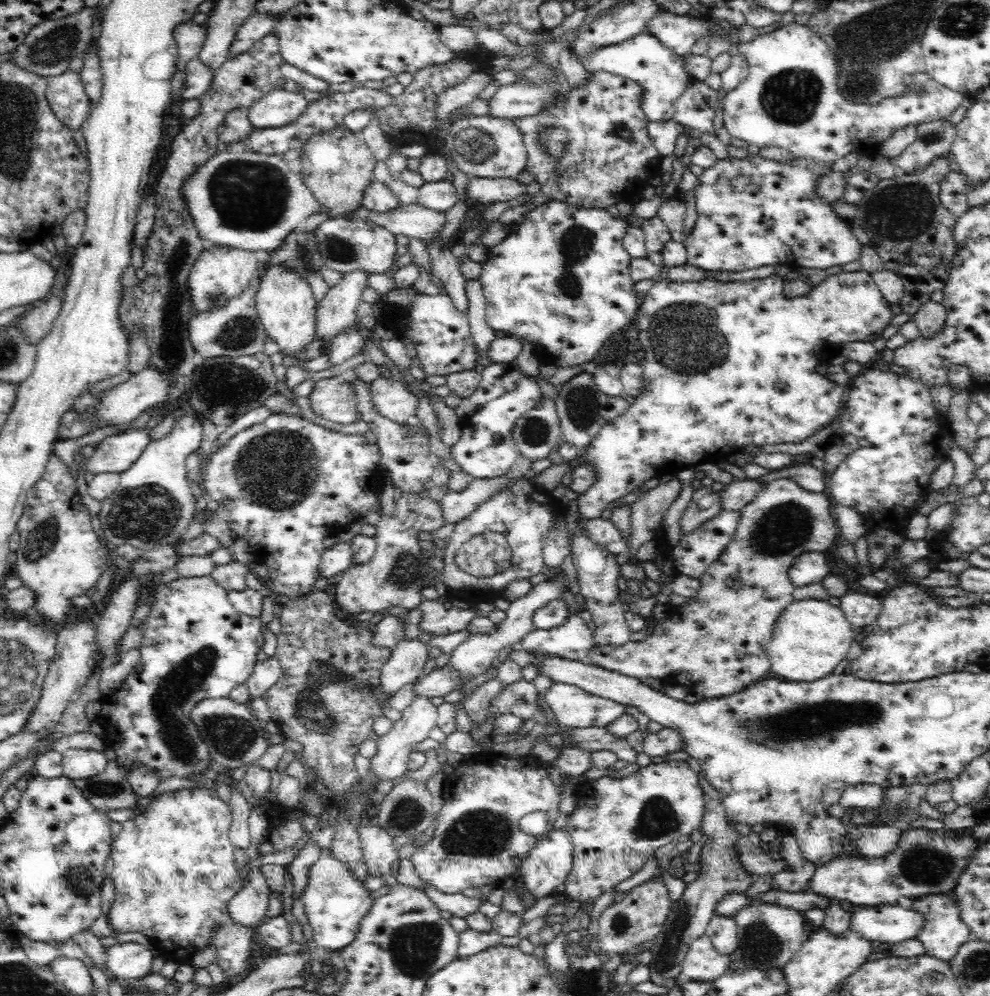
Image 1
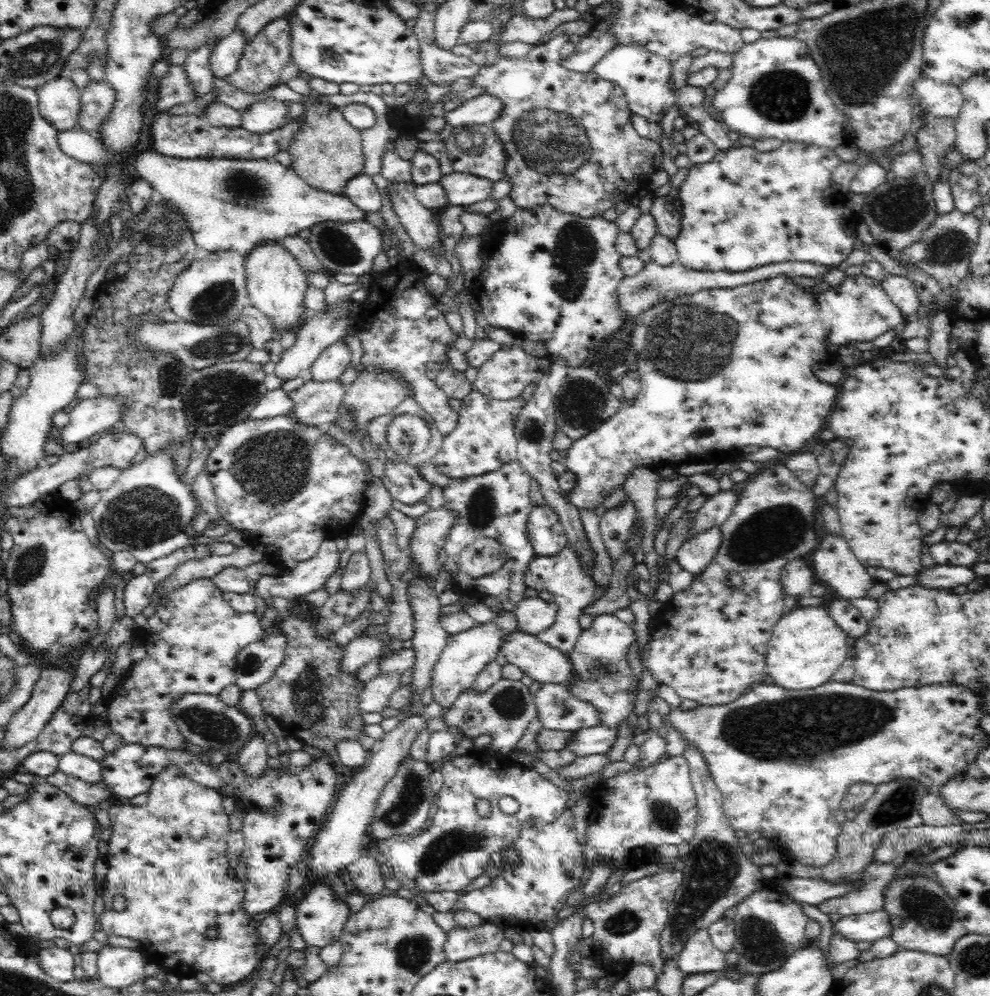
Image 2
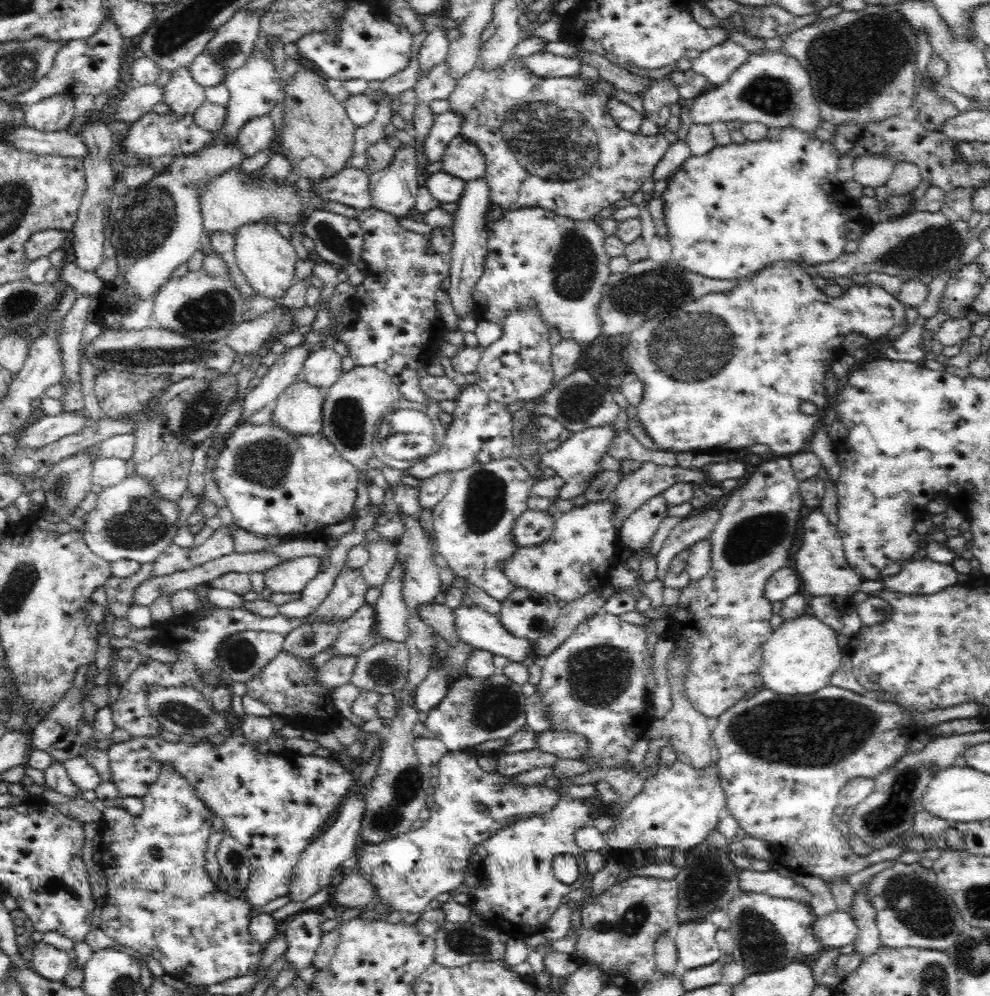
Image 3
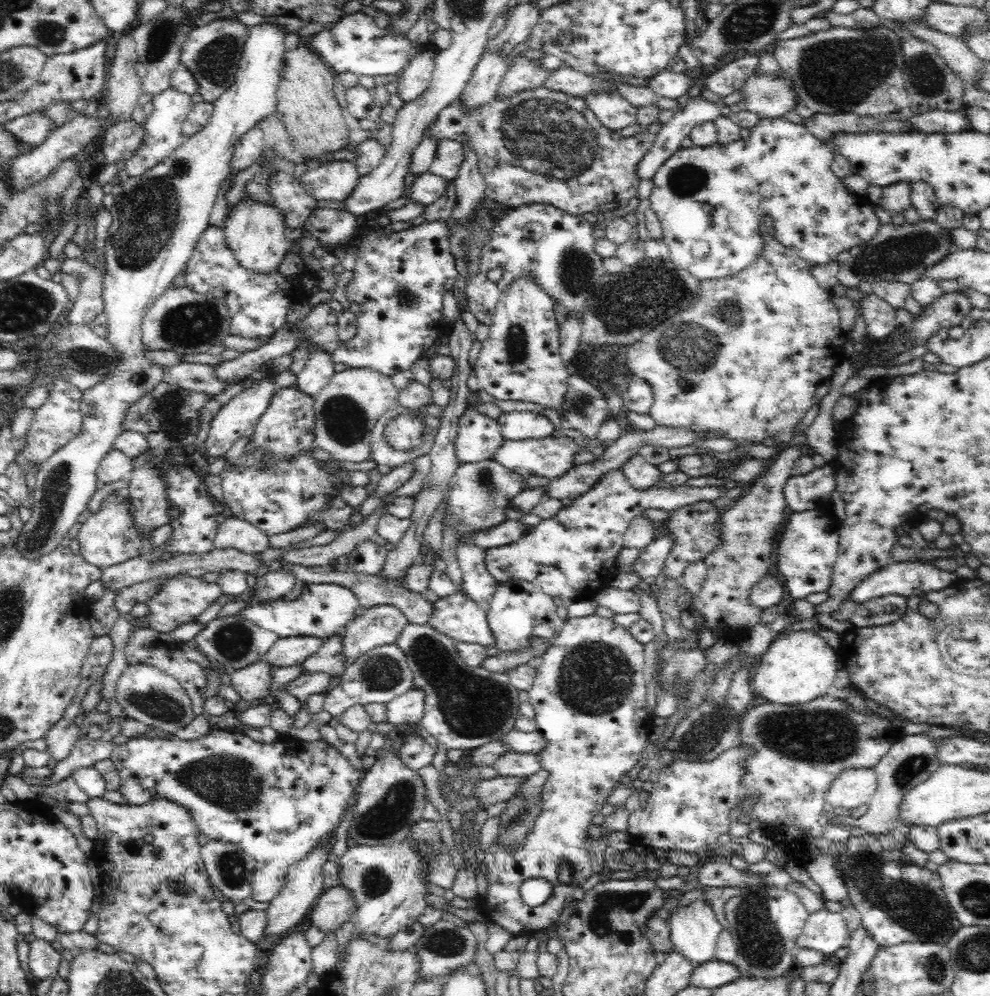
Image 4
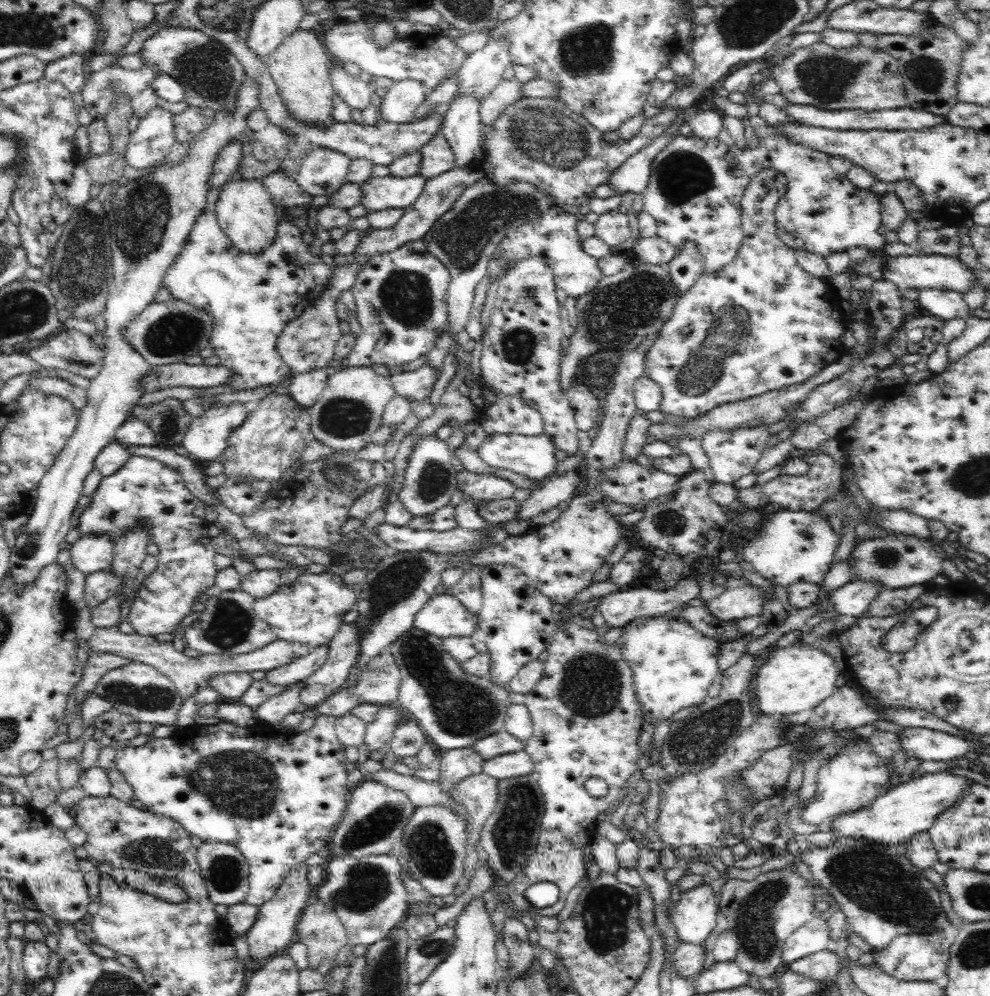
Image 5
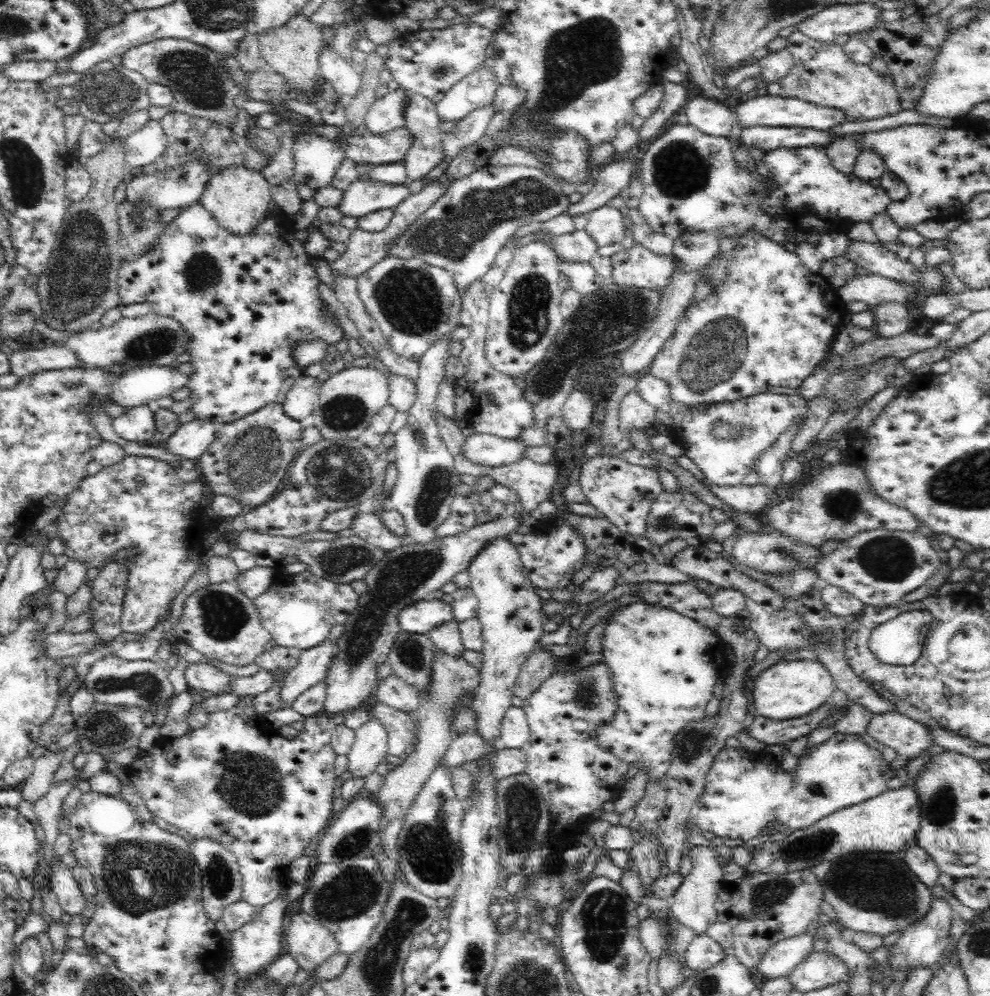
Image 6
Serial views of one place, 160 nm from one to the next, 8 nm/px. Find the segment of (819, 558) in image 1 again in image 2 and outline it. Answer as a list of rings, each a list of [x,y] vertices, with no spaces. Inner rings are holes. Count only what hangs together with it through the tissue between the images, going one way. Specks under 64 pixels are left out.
[[[792,560],[780,570],[778,582],[785,596],[800,597],[807,594],[815,583],[814,573],[804,560]]]

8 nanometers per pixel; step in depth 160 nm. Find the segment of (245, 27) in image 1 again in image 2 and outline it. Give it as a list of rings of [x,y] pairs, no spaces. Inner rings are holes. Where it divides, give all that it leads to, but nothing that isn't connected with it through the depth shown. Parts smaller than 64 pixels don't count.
[[[235,29],[226,38],[218,40],[210,50],[208,65],[216,79],[226,78],[236,72],[237,64],[246,44],[244,35]]]

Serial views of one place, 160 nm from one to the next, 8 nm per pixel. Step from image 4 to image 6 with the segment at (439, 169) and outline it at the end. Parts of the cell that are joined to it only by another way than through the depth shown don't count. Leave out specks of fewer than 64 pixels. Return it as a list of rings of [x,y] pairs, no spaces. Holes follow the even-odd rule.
[[[408,91],[405,93],[406,104],[404,104],[404,110],[402,110],[402,115],[404,115],[404,126],[402,127],[406,127],[410,131],[412,144],[410,144],[410,148],[408,148],[402,163],[404,163],[404,171],[406,171],[409,183],[426,176],[440,162],[440,158],[442,158],[442,143],[440,143],[440,140],[442,140],[442,129],[440,128],[434,103],[414,92]]]

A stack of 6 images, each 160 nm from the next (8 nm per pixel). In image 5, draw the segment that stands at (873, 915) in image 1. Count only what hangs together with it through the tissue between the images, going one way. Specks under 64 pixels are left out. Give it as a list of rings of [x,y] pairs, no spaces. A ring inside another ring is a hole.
[[[827,915],[813,917],[784,942],[780,952],[781,970],[787,969],[790,963],[826,949],[826,944],[828,944]]]

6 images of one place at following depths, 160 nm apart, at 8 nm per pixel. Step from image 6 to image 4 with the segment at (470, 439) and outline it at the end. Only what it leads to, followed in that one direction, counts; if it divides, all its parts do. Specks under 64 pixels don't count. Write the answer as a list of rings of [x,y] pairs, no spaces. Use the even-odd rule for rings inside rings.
[[[552,435],[546,438],[504,440],[492,454],[492,459],[525,479],[530,476],[545,476],[548,479],[554,479],[566,474],[568,468],[574,466],[574,454],[578,454],[578,445],[572,439]]]

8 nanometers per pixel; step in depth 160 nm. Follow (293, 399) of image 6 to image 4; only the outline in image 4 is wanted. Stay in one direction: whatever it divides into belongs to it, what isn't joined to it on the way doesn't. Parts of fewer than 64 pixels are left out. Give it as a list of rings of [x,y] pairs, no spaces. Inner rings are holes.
[[[313,352],[309,354],[309,360],[304,369],[297,374],[293,386],[304,394],[315,398],[322,388],[332,380],[334,365],[331,356],[326,352]]]

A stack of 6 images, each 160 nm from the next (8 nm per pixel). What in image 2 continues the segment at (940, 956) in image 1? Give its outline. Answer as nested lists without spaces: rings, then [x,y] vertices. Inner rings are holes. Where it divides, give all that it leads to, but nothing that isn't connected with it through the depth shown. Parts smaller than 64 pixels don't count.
[[[900,874],[893,876],[885,896],[882,910],[888,913],[890,932],[888,937],[904,950],[926,952],[945,956],[952,952],[953,946],[967,933],[961,917],[957,915],[954,900],[946,895],[942,885],[933,876]]]

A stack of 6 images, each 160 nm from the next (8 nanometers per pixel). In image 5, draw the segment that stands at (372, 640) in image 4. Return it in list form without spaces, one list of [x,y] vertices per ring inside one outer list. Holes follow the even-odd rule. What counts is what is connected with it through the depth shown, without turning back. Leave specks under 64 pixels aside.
[[[342,623],[327,645],[326,662],[305,678],[305,687],[299,694],[302,705],[313,709],[344,686],[348,670],[356,662],[358,644],[358,627]]]

